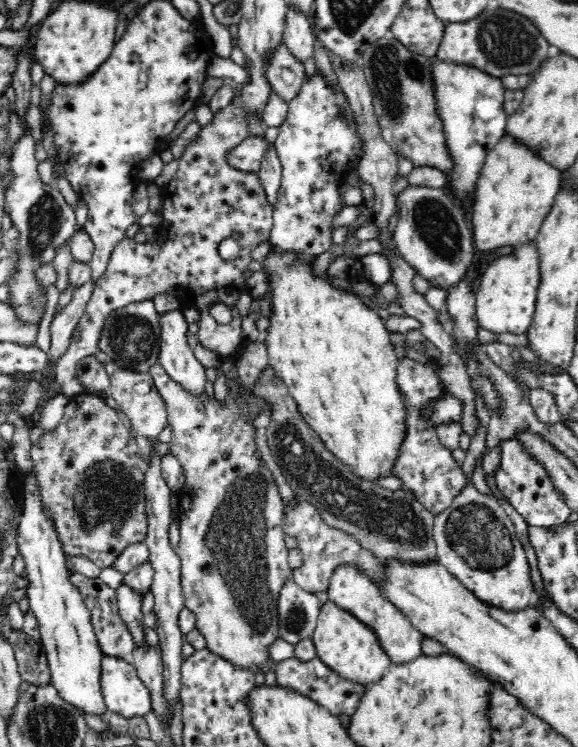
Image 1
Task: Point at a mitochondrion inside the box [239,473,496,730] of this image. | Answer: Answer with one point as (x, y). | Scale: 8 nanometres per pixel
(295, 619)

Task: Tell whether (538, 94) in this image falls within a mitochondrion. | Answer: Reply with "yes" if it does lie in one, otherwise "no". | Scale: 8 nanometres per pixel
no

